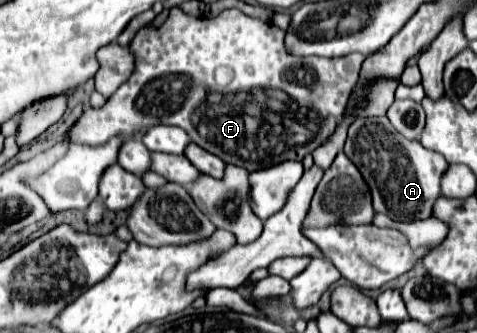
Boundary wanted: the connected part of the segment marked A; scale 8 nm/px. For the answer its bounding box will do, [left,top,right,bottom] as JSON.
[345,117,447,221]

